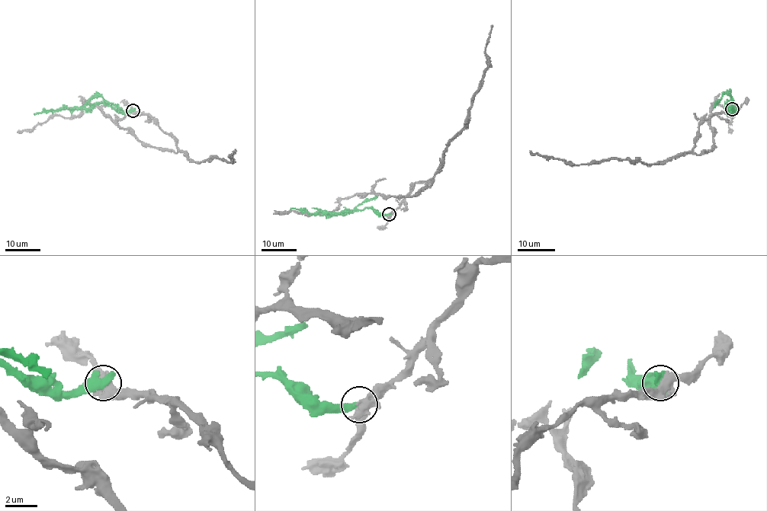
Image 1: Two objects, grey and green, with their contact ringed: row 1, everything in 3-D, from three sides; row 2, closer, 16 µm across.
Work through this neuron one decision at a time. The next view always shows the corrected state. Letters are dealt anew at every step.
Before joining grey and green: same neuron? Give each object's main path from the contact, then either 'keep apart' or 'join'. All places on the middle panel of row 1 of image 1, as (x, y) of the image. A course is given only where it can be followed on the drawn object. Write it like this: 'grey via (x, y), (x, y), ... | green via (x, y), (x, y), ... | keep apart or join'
grey via (389, 214), (415, 183), (433, 179), (414, 196), (356, 193), (342, 199), (326, 214), (290, 210), (273, 214) | green via (389, 214), (377, 214), (366, 208), (343, 212), (308, 213), (290, 209) | keep apart

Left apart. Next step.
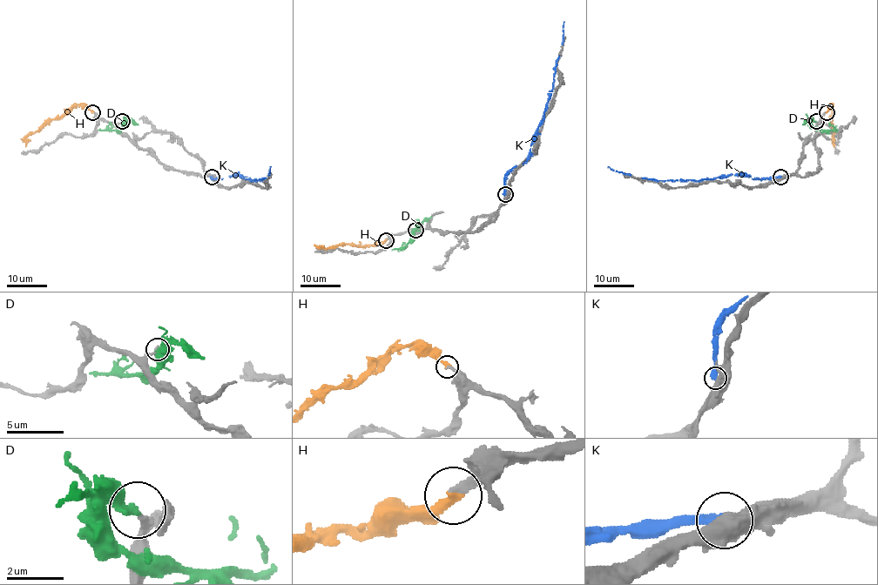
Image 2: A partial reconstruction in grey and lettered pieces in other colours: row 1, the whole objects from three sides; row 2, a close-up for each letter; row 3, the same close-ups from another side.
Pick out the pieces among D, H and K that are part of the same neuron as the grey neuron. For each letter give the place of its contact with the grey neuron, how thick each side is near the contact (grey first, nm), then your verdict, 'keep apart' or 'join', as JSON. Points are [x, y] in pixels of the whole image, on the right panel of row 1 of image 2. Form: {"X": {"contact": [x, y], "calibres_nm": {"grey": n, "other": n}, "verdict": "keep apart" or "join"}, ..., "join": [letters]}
{"D": {"contact": [816, 121], "calibres_nm": {"grey": 120, "other": 260}, "verdict": "keep apart"}, "H": {"contact": [827, 112], "calibres_nm": {"grey": 260, "other": 320}, "verdict": "join"}, "K": {"contact": [780, 177], "calibres_nm": {"grey": 650, "other": 320}, "verdict": "keep apart"}, "join": ["H"]}

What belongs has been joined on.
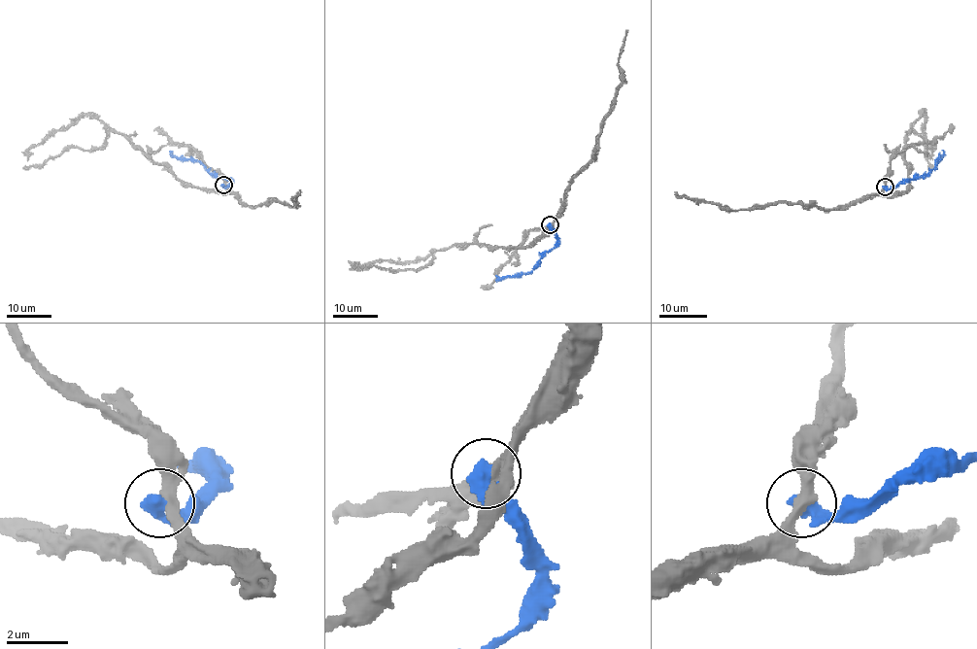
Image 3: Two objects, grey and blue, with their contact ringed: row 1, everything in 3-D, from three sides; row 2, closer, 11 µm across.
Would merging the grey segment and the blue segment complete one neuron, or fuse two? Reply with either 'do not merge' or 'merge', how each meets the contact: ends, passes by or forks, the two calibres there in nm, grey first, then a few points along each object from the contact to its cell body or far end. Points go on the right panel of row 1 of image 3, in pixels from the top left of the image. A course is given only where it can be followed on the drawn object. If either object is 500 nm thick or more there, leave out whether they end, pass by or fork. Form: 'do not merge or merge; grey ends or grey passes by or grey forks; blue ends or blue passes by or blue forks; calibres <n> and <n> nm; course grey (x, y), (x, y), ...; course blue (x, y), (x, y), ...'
do not merge; calibres 380 and 550 nm; course grey (885, 187), (884, 193), (892, 196), (907, 189), (905, 139), (923, 111), (927, 160); course blue (885, 187), (892, 188), (926, 176), (937, 164), (943, 150)

